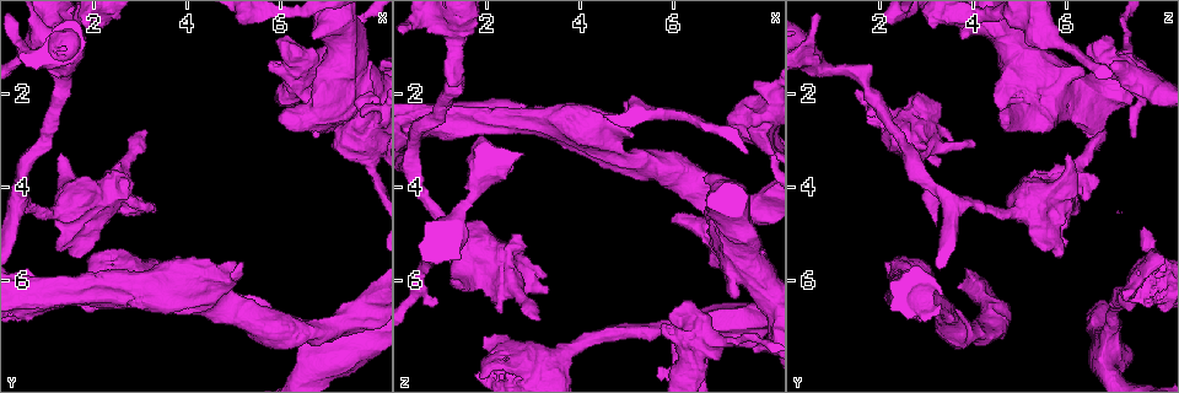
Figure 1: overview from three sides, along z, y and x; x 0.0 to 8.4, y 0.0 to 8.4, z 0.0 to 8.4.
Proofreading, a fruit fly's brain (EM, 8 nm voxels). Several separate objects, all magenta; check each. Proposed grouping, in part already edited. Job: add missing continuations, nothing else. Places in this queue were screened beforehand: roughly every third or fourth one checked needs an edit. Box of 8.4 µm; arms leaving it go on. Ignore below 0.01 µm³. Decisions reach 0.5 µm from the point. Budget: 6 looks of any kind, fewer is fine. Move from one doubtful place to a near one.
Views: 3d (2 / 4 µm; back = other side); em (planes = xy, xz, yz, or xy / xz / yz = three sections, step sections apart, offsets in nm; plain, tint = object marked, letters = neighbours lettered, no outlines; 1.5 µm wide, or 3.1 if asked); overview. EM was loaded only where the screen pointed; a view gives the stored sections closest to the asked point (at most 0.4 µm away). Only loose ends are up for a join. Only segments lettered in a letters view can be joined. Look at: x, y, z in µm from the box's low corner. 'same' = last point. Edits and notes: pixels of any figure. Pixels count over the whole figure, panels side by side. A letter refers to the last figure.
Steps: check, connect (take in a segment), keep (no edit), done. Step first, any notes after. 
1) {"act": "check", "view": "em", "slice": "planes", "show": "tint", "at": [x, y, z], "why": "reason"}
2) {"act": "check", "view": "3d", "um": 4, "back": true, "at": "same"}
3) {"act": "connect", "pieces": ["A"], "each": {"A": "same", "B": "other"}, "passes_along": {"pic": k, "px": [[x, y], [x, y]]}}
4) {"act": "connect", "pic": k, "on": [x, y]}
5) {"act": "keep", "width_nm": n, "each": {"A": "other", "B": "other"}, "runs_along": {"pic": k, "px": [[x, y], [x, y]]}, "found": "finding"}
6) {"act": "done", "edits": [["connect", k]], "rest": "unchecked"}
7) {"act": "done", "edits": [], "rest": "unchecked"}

{"act": "check", "view": "3d", "um": 2, "back": true, "at": [7.75, 2.40, 1.70], "why": "an open end"}

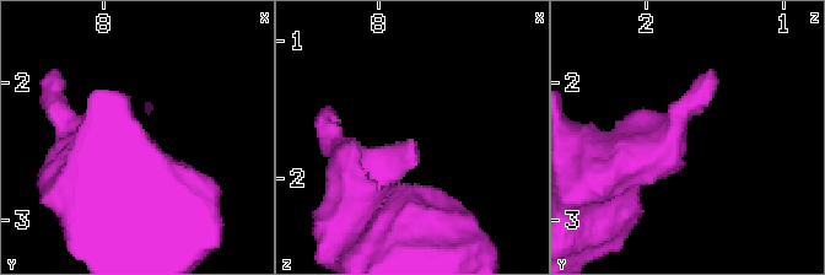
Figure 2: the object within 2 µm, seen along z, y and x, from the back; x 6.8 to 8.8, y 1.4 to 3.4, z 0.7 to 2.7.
{"act": "check", "view": "em", "slice": "planes", "show": "letters", "at": "same", "why": "need the tissue"}

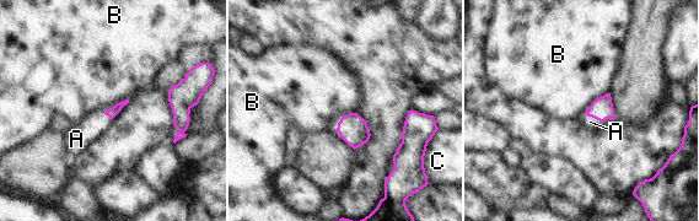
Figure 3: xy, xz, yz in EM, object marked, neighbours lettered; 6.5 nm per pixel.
{"act": "connect", "pieces": ["A"], "each": {"A": "same", "B": "other", "C": "other"}, "passes_along": {"pic": 3, "px": [[602, 108], [597, 119], [590, 122]]}, "found": "it goes on there"}

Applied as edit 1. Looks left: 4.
{"act": "check", "view": "overview", "why": "redraw"}

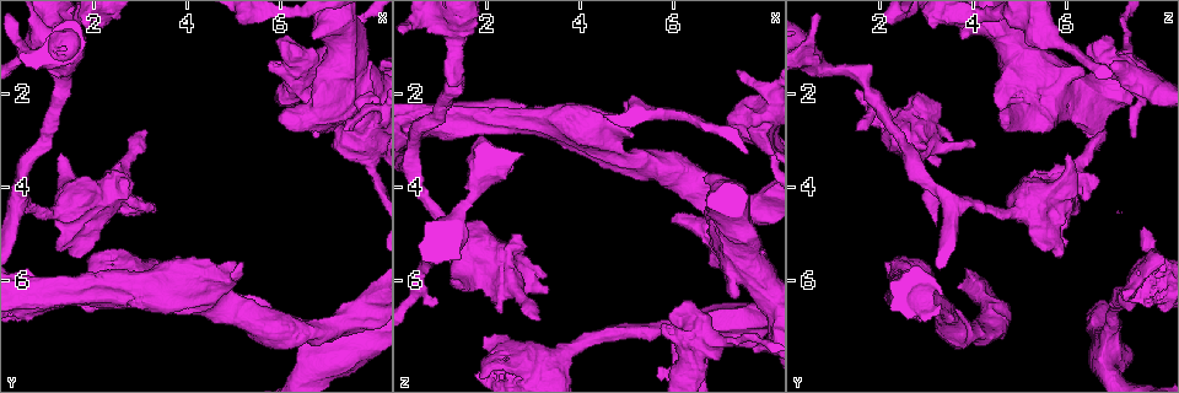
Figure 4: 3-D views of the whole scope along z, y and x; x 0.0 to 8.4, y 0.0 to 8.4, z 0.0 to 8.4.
{"act": "check", "view": "3d", "um": 2, "at": [1.90, 6.40, 7.25], "why": "free end"}

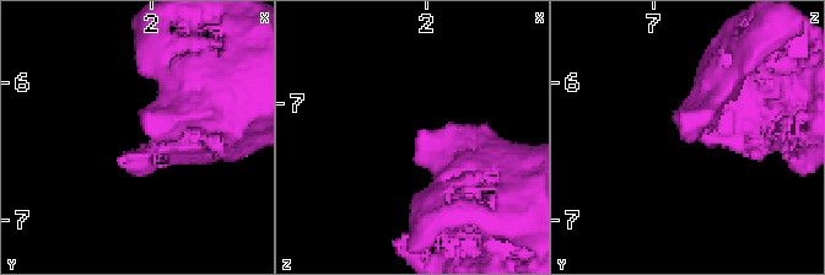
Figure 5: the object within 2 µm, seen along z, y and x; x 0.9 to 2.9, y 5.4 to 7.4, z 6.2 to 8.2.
{"act": "check", "view": "em", "slice": "planes", "show": "letters", "at": [1.94, 6.36, 7.24]}

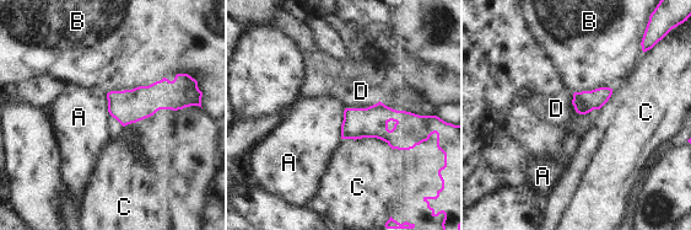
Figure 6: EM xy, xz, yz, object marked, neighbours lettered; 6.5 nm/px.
{"act": "keep", "each": {"A": "other", "B": "other", "C": "other", "D": "other"}, "border": {"pic": 6, "px": [[345, 107], [340, 138]]}, "found": "none of them fits"}

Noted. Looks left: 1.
{"act": "check", "view": "em", "slice": "planes", "show": "letters", "at": [0.90, 1.30, 6.45]}

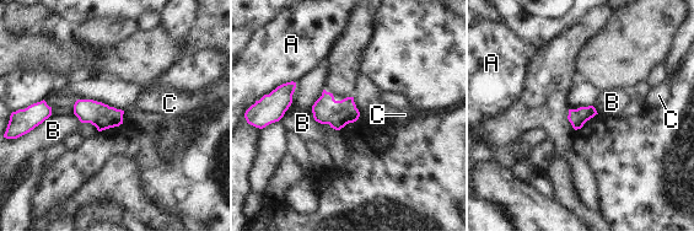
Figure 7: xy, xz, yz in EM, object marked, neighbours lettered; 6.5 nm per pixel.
{"act": "keep", "longest_contact_nm": ["A", 220], "each": {"A": "other", "B": "other", "C": "other"}, "border": {"pic": 7, "px": [[360, 114], [356, 119]]}, "found": "no lettered segment goes on from it"}

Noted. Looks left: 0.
{"act": "done", "edits": [["connect", 3]], "rest": "unchecked"}

